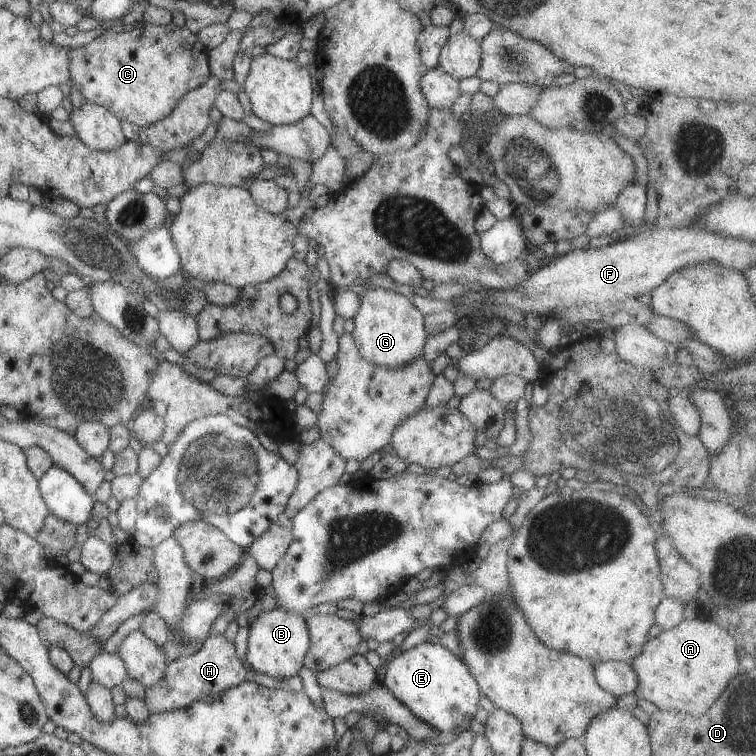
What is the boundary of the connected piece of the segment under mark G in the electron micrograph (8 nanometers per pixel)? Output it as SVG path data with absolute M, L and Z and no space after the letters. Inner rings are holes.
M367 286L359 288L358 294L359 306L350 335L359 356L385 368L395 368L419 357L427 338L422 312L398 290Z

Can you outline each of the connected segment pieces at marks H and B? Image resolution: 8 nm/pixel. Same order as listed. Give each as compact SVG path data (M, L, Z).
M223 635L207 636L201 649L189 656L180 656L166 664L163 676L150 687L144 690L143 702L150 713L172 711L188 707L192 702L201 700L209 695L220 694L227 687L235 686L248 679L246 668L236 655L233 641L228 641Z
M274 607L261 612L248 626L245 658L249 668L271 678L284 679L297 674L309 646L305 618L297 613Z

